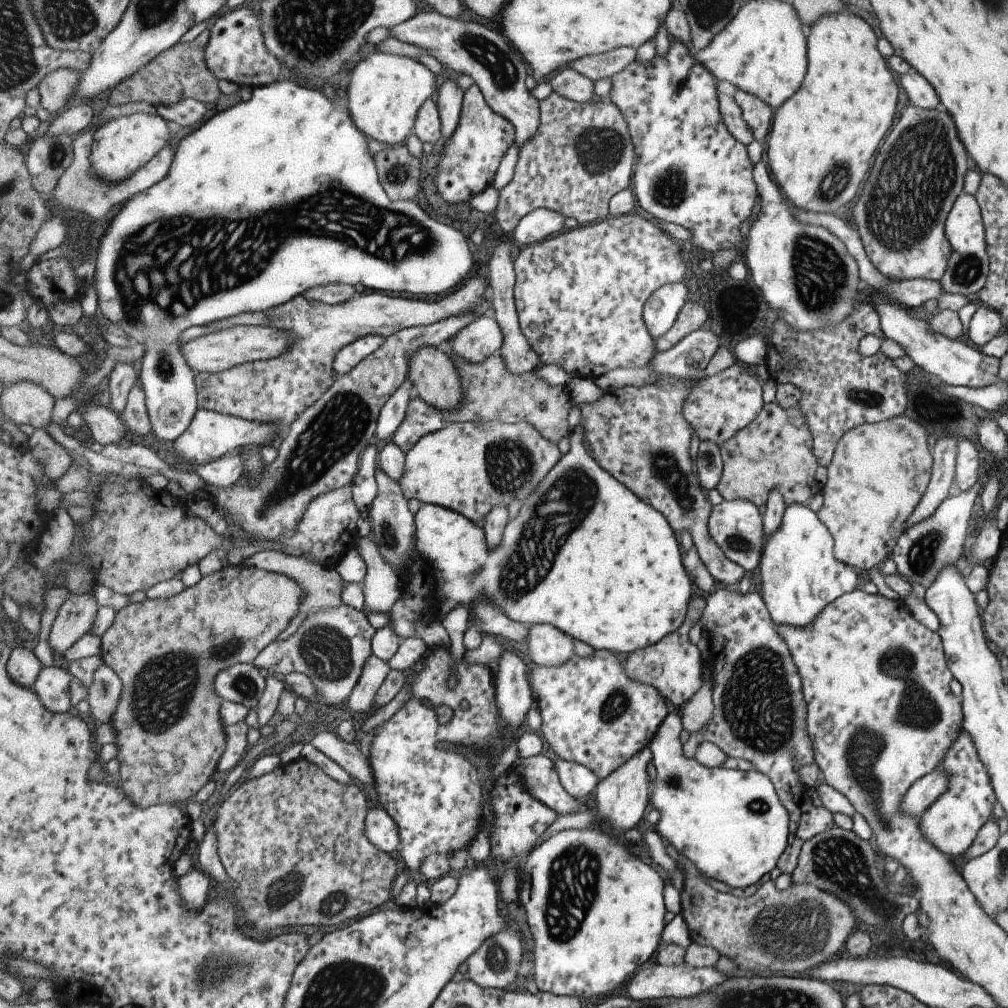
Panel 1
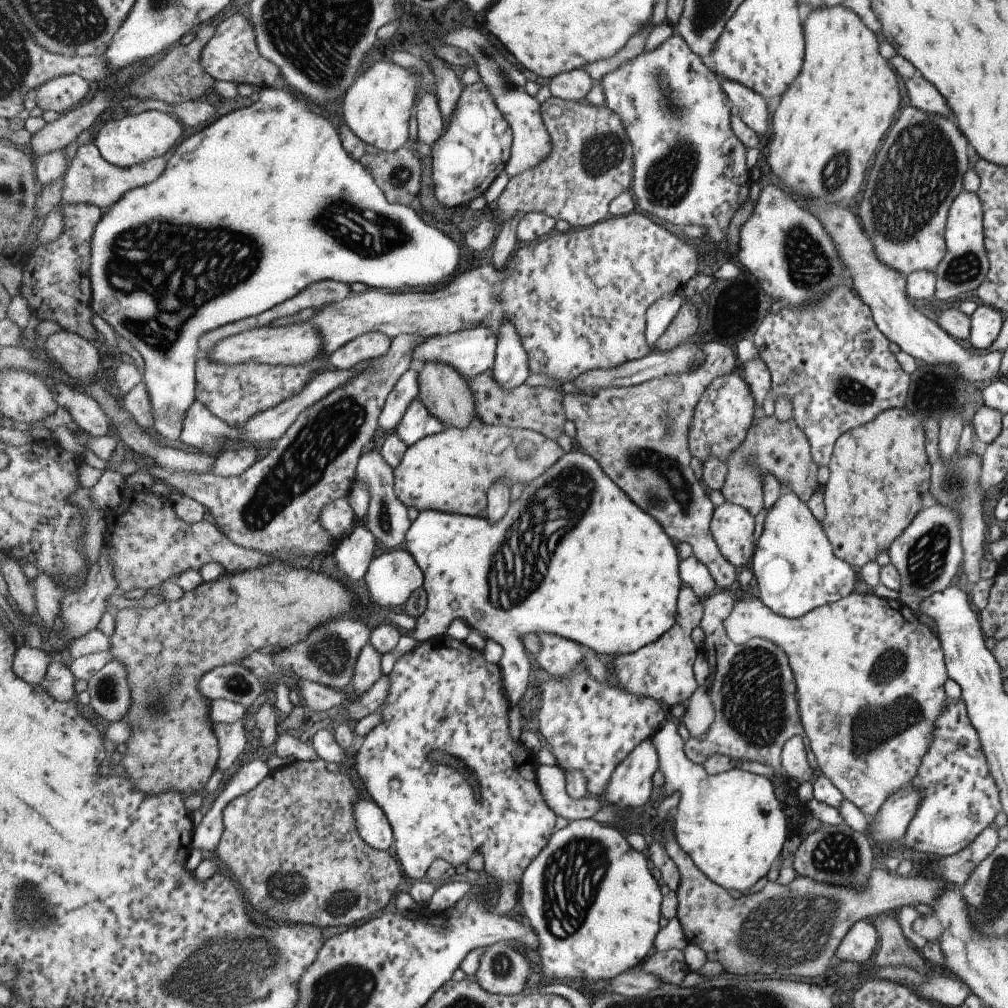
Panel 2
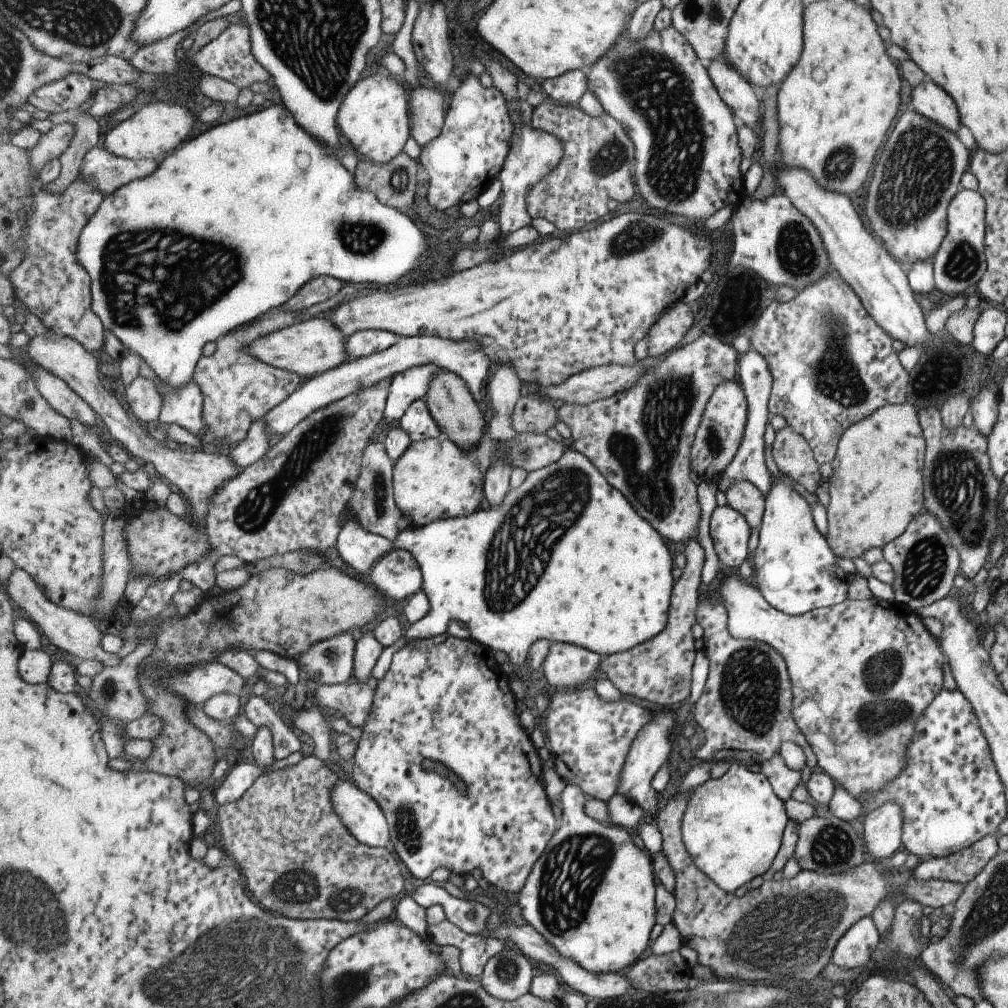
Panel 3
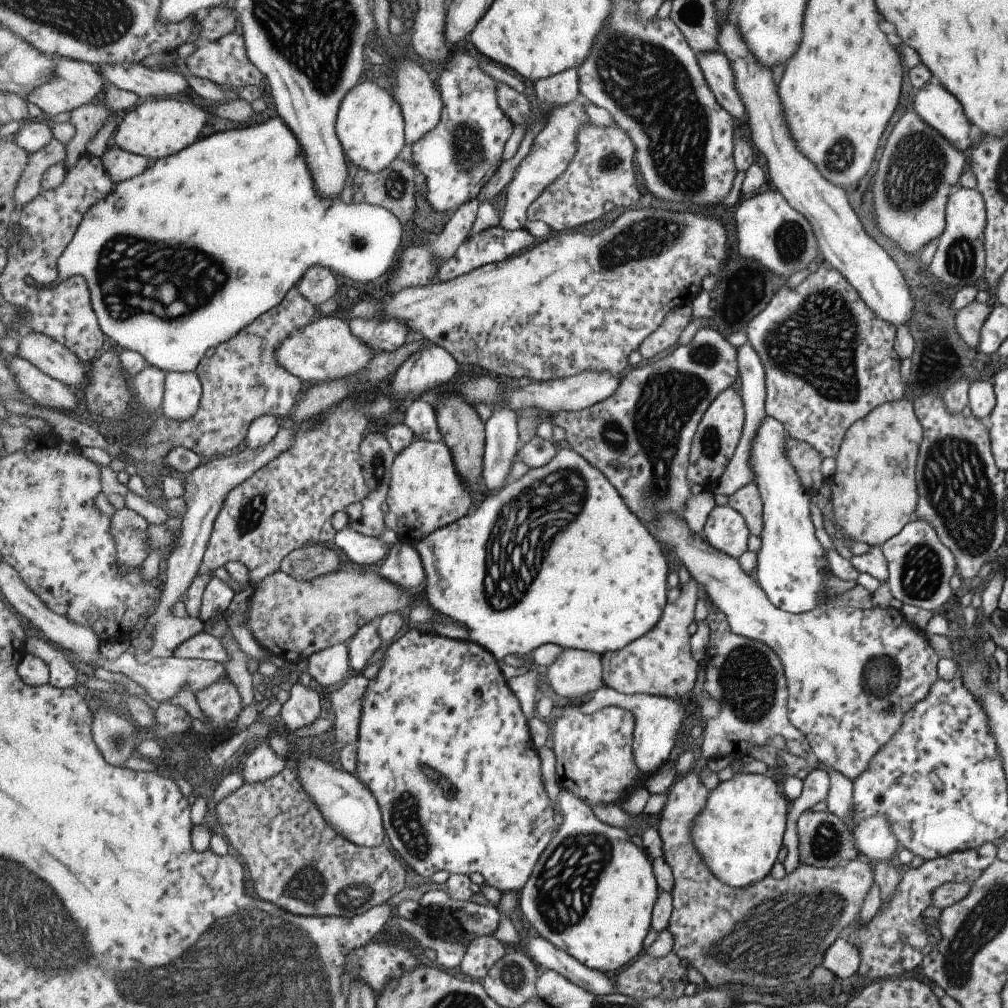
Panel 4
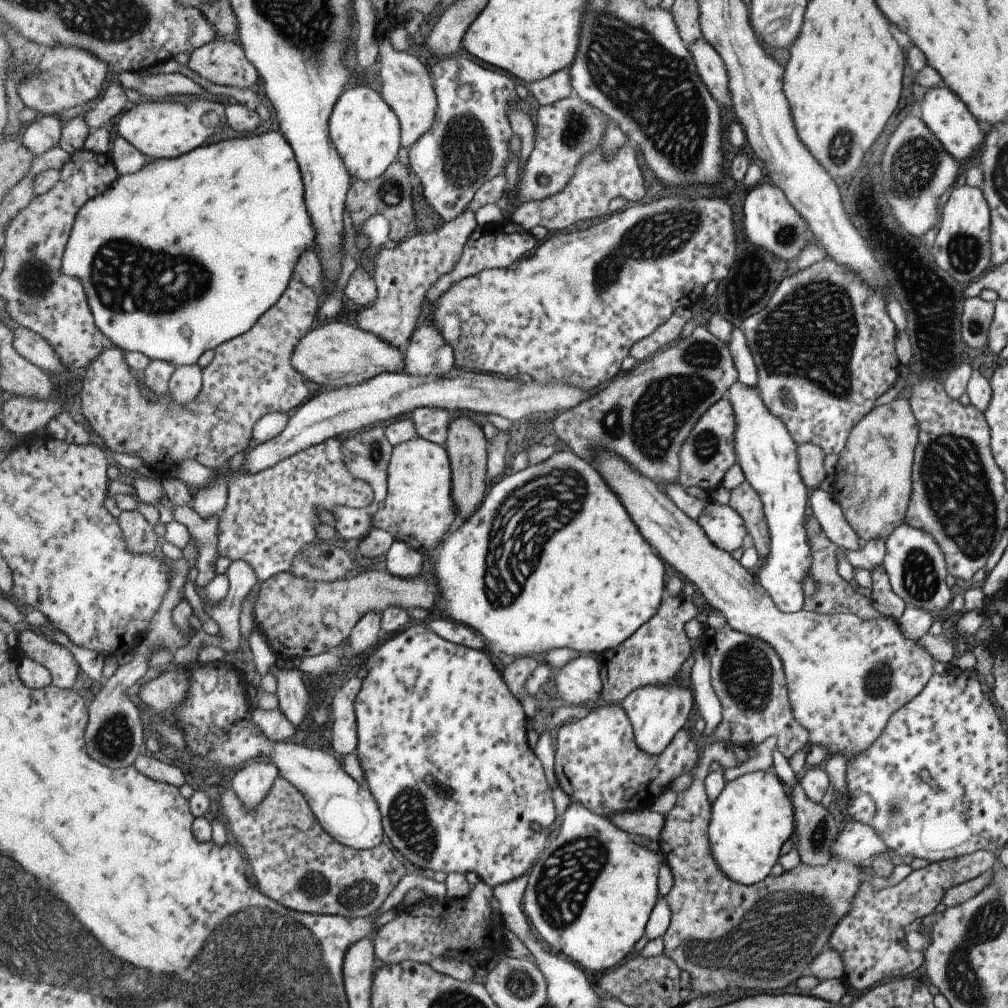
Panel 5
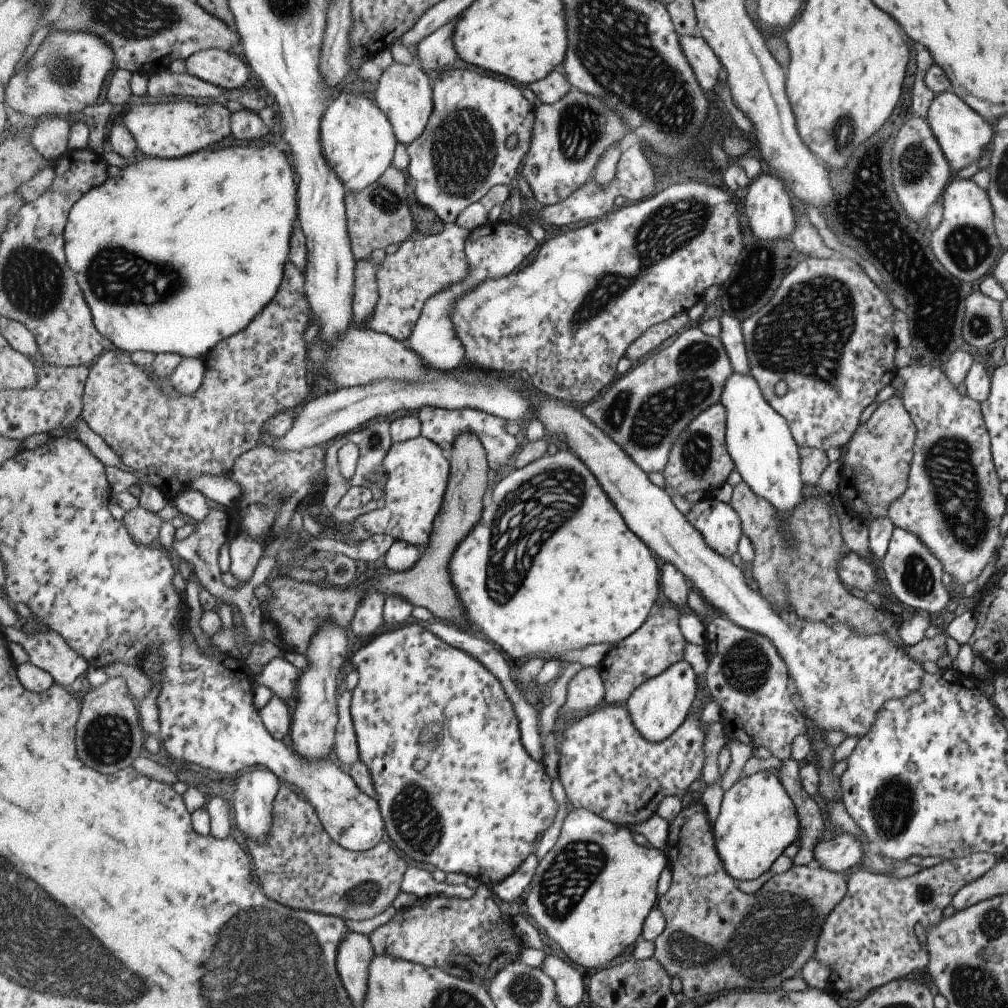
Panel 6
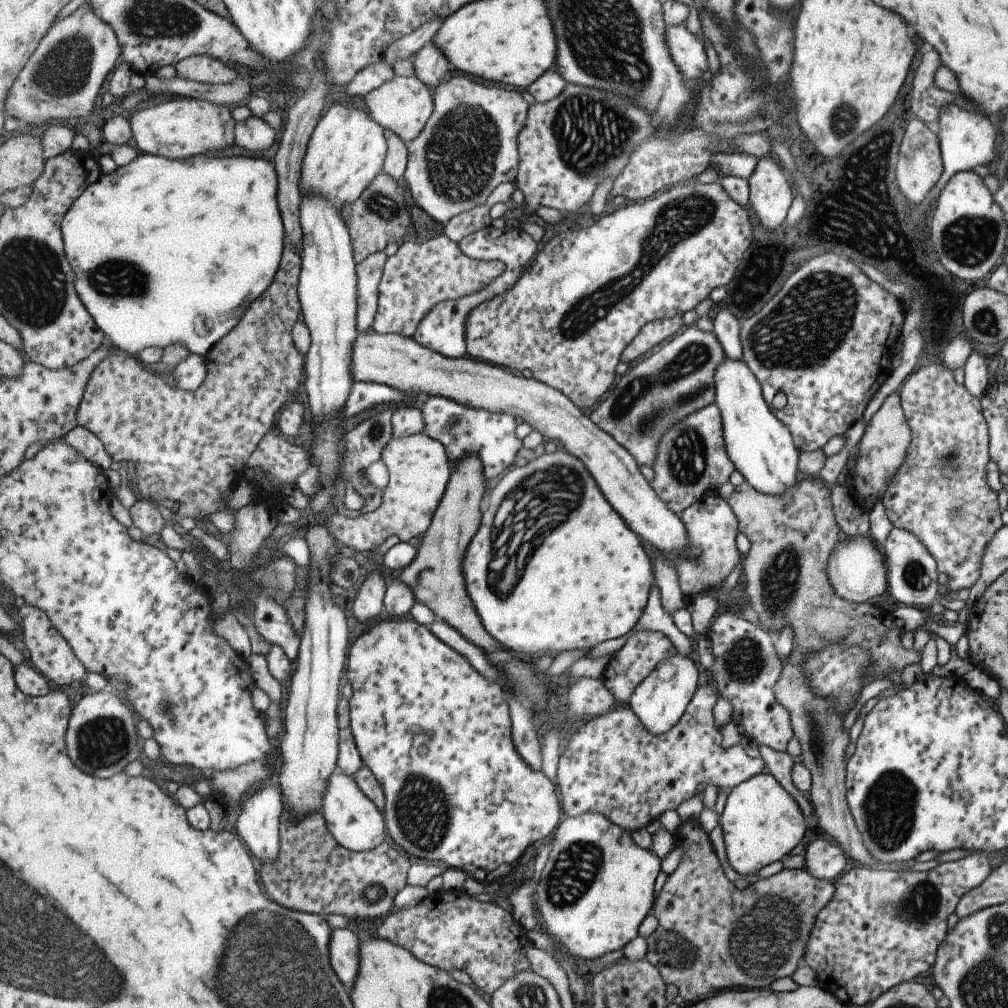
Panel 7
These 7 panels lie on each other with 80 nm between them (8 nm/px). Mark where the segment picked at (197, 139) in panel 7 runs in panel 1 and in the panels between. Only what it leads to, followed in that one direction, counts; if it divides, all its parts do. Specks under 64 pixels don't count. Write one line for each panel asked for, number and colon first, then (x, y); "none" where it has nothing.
1: (123, 145)
2: (133, 139)
3: (155, 130)
4: (157, 128)
5: (161, 129)
6: (170, 130)

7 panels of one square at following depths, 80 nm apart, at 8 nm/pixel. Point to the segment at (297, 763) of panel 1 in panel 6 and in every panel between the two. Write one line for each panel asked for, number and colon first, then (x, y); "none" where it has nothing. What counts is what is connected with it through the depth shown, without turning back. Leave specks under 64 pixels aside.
2: (296, 829)
3: (284, 833)
4: (297, 861)
5: (295, 860)
6: (302, 867)

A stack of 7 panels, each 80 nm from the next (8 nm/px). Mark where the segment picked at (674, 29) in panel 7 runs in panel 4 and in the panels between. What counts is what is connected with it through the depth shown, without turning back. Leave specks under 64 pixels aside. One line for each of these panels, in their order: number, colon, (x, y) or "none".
4: (716, 68)
5: (712, 70)
6: (705, 64)

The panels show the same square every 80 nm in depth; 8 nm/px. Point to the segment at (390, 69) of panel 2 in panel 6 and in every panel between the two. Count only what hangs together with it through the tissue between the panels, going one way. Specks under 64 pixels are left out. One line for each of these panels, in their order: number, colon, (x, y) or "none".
3: (375, 118)
4: (371, 124)
5: (367, 133)
6: (358, 140)

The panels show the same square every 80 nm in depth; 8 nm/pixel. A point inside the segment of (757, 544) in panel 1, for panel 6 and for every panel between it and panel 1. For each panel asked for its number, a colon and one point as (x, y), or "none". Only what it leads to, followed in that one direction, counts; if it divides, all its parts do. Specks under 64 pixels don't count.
2: (731, 526)
3: (728, 529)
4: (724, 529)
5: (724, 526)
6: (718, 522)

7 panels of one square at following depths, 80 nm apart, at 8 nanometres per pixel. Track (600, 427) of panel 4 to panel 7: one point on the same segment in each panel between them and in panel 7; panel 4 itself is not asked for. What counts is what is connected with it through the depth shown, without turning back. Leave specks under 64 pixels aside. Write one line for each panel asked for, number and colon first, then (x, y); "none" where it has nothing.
5: (645, 415)
6: (645, 411)
7: (679, 379)

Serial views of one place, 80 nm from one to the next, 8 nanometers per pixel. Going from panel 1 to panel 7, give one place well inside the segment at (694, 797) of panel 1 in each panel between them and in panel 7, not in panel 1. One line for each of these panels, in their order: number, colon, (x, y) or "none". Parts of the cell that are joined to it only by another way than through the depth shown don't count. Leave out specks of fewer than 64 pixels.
2: (732, 824)
3: (733, 827)
4: (739, 834)
5: (752, 817)
6: (756, 821)
7: (761, 822)

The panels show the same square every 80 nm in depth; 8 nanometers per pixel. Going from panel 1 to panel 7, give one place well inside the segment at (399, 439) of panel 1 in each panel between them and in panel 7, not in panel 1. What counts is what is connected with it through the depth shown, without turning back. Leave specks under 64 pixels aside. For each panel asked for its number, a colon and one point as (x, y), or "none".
2: (418, 423)
3: (420, 423)
4: (421, 416)
5: (433, 424)
6: (443, 425)
7: (493, 436)

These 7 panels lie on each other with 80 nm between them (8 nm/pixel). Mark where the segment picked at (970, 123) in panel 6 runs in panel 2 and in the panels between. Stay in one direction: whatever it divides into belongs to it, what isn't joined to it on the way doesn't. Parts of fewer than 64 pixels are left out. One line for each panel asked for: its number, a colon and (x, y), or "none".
2: (922, 96)
3: (926, 99)
4: (934, 106)
5: (943, 113)

